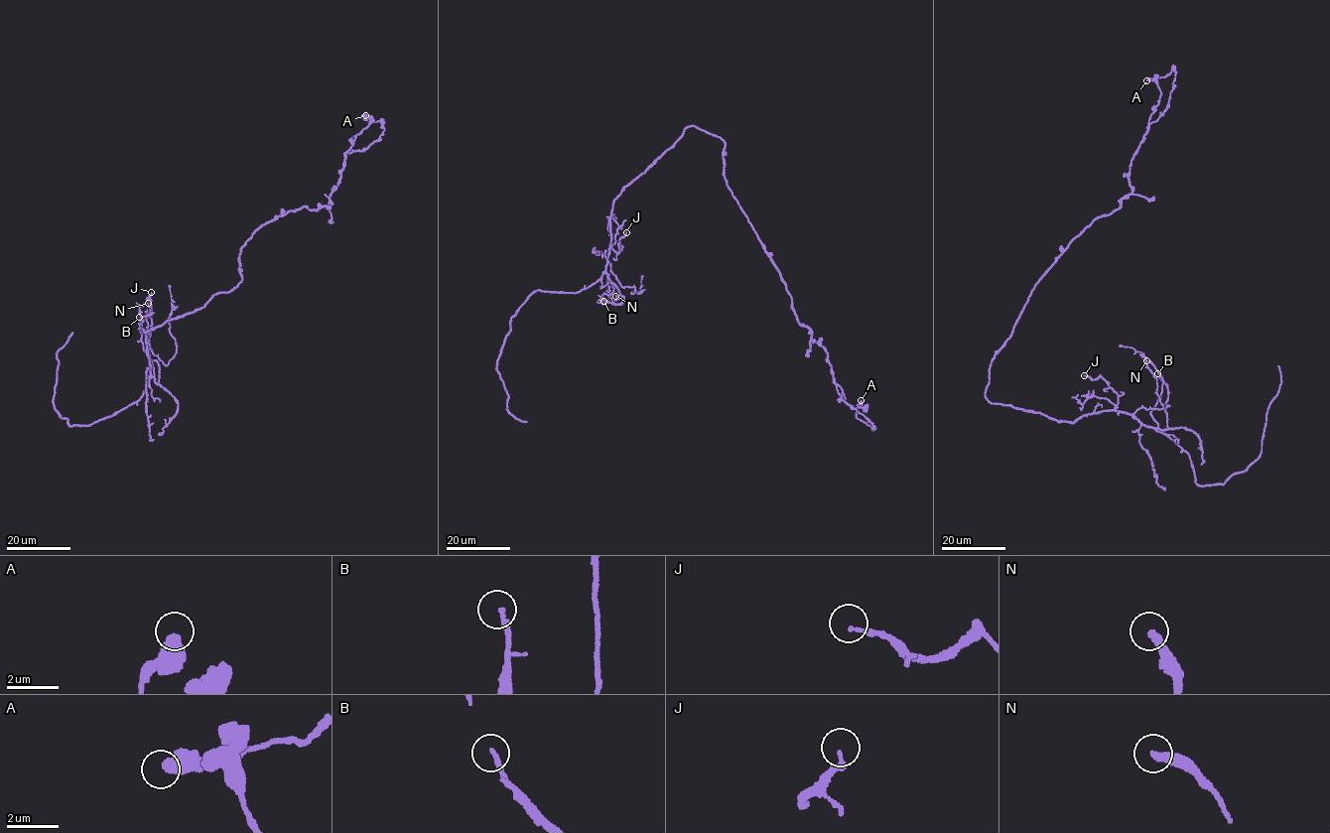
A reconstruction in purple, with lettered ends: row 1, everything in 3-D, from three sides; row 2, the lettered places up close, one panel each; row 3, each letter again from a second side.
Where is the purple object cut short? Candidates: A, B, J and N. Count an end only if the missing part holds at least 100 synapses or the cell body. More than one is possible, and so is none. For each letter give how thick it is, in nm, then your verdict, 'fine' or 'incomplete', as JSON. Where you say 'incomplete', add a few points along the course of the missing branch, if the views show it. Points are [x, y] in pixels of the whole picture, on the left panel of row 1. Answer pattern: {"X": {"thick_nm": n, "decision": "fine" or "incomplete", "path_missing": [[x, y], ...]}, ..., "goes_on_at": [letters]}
{"A": {"thick_nm": 500, "decision": "fine"}, "B": {"thick_nm": 160, "decision": "fine"}, "J": {"thick_nm": 150, "decision": "fine"}, "N": {"thick_nm": 300, "decision": "fine"}, "goes_on_at": []}

